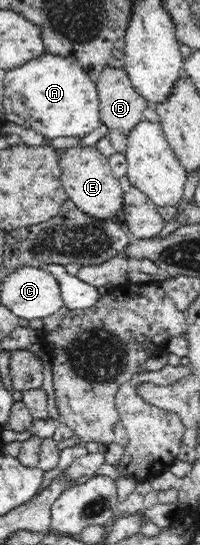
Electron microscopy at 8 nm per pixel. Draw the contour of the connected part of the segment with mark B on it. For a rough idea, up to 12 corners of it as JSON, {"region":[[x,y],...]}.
{"region":[[125,68],[97,81],[101,124],[132,131],[149,106]]}

